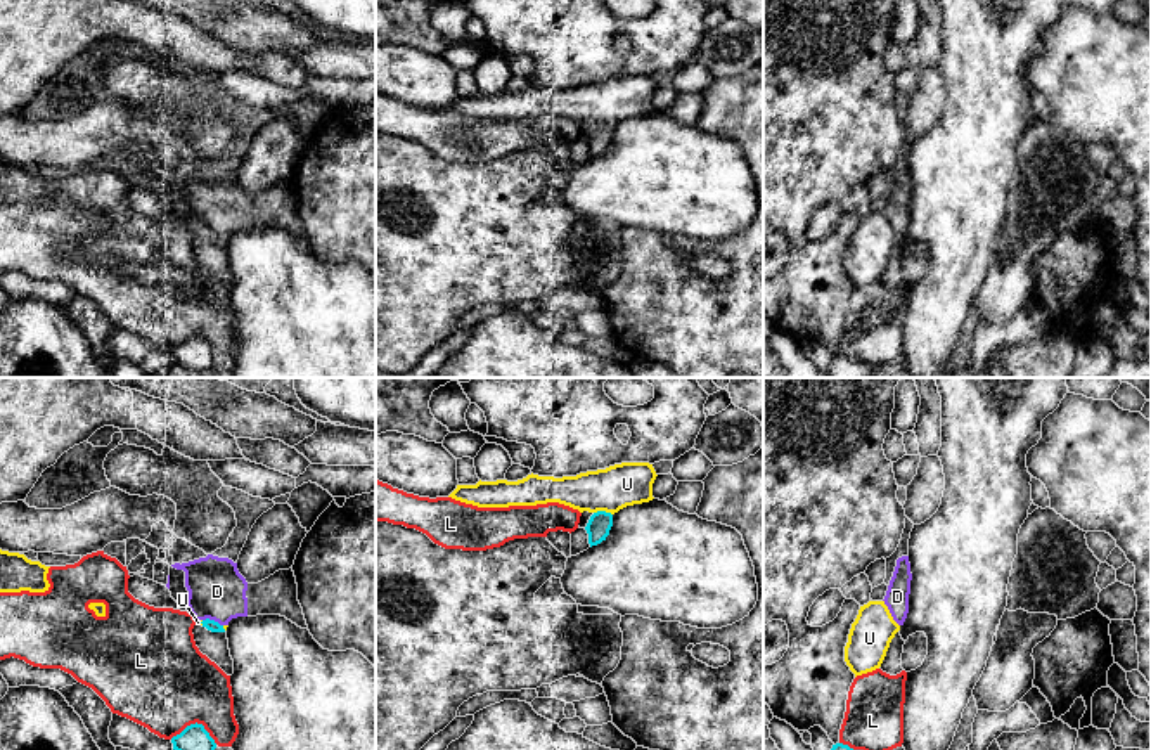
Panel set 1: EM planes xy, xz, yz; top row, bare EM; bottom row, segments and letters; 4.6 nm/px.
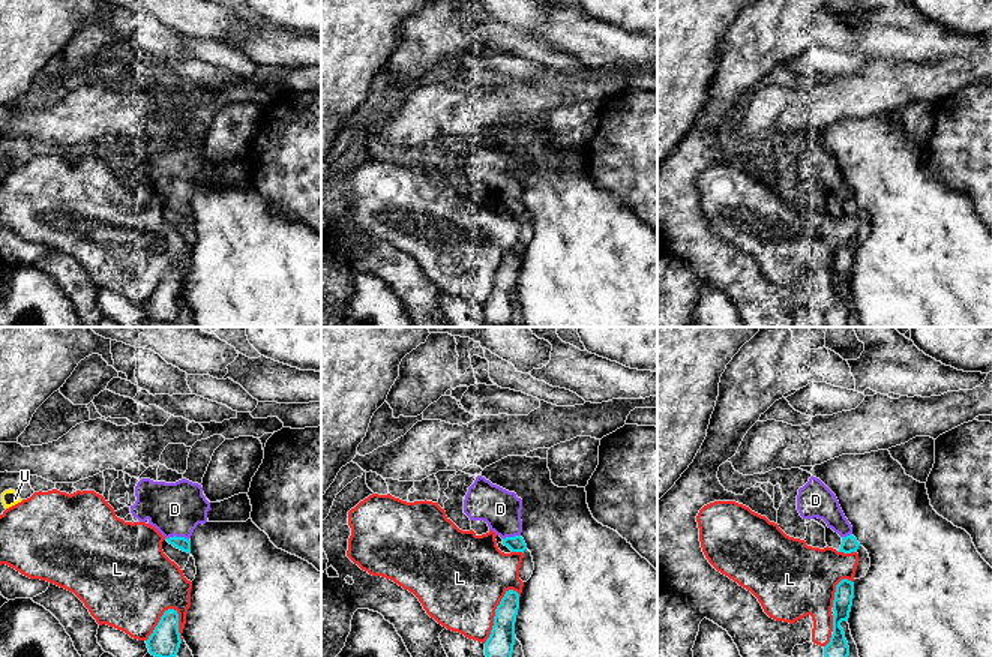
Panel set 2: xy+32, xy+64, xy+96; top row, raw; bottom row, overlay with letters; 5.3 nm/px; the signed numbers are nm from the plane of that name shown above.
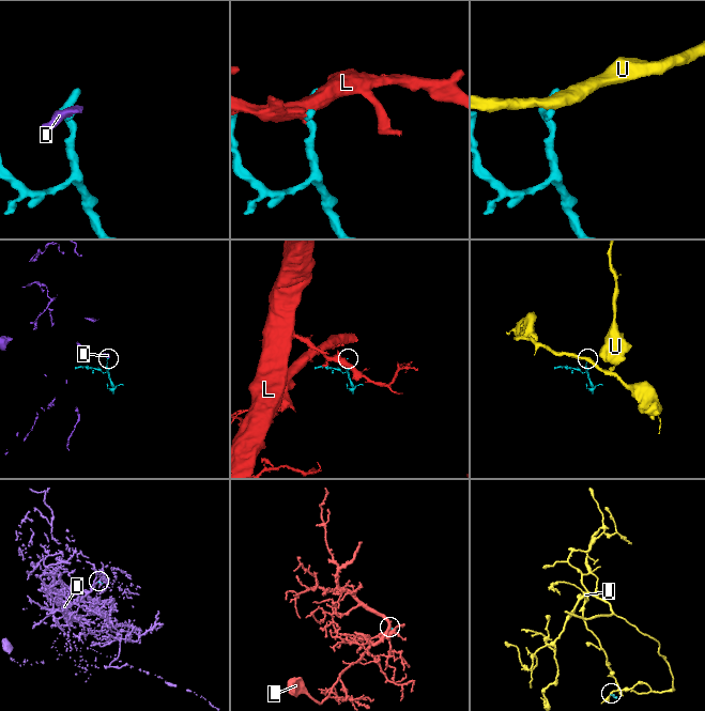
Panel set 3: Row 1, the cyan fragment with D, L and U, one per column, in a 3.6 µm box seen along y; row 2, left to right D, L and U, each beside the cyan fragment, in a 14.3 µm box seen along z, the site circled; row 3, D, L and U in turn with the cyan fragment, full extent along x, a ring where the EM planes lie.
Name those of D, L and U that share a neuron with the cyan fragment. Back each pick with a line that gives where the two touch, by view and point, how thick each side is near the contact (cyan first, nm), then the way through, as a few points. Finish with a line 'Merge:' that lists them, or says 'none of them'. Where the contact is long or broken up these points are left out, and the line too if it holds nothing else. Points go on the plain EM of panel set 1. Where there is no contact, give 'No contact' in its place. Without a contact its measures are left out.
D: Touches cyan at xy (213, 232). Thickness 50 nm (cyan) against 260 nm. Path across: xy (212, 238), (213, 232), (217, 203)
Merge: D

